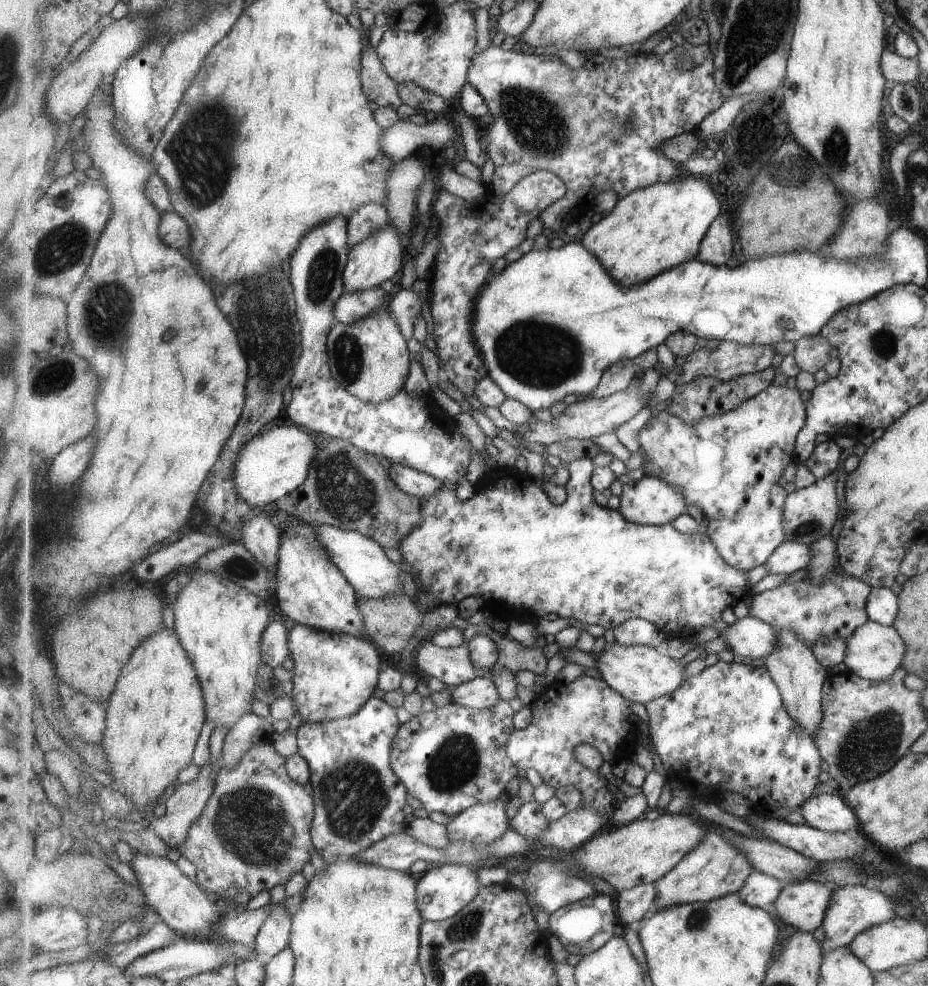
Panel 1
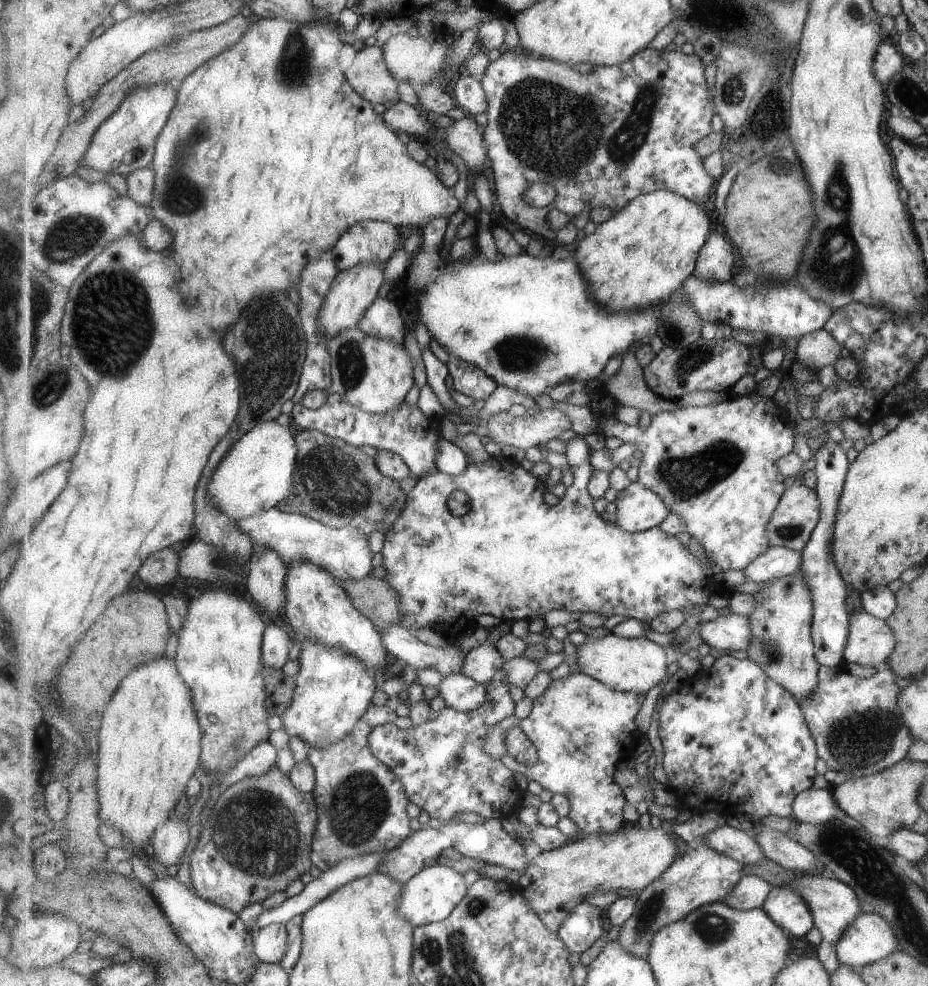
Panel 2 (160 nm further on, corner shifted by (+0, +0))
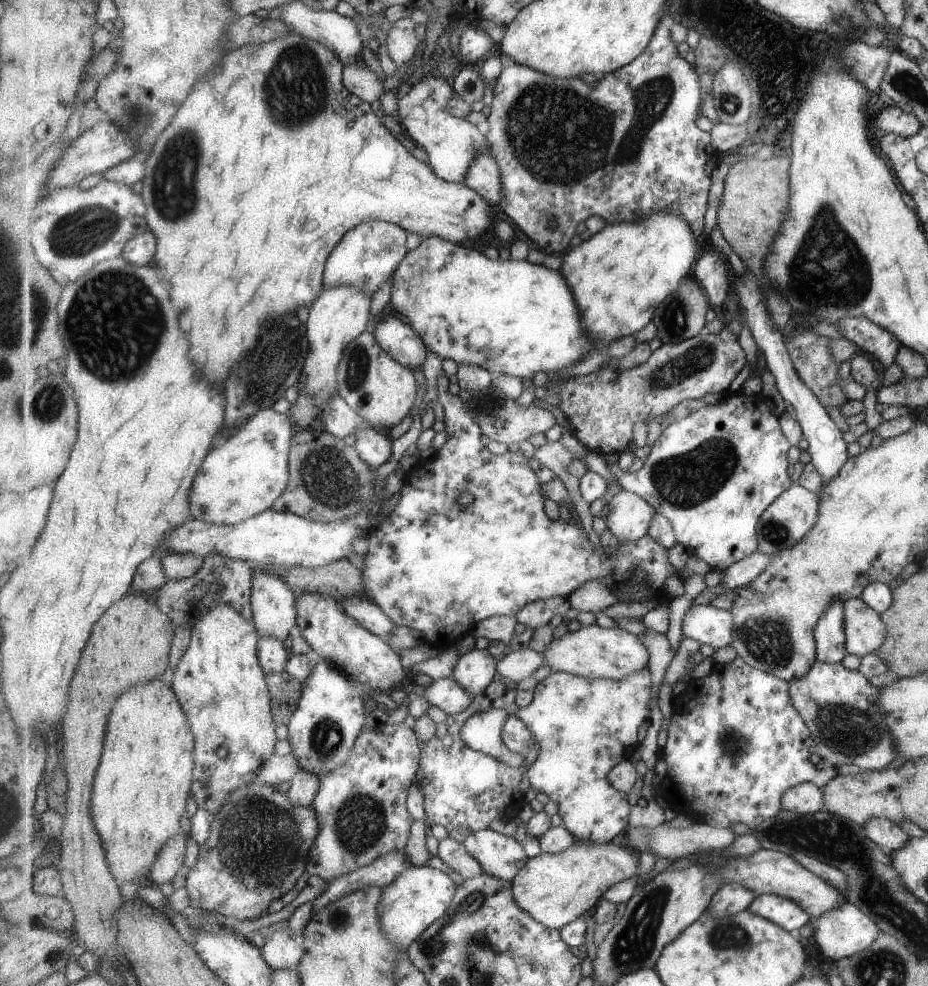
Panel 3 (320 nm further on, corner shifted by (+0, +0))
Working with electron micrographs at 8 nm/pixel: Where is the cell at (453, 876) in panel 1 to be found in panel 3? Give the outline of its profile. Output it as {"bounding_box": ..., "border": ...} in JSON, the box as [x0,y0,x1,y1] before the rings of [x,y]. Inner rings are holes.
{"bounding_box":[380,866,458,951],"border":[[[428,866],[411,868],[397,876],[393,884],[385,887],[380,904],[381,924],[389,940],[397,946],[397,951],[408,950],[421,934],[428,930],[433,922],[448,913],[452,906],[458,886],[449,874]]]}

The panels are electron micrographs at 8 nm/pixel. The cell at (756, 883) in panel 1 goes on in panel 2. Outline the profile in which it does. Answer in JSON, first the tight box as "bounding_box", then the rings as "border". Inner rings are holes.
{"bounding_box":[721,875,773,910],"border":[[[743,875],[735,888],[721,901],[730,907],[749,910],[762,906],[773,890],[773,885],[757,875]]]}

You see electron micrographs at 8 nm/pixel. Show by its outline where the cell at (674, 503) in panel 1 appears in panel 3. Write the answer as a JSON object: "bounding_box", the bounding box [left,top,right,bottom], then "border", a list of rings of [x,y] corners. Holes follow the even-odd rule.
{"bounding_box":[605,489,655,542],"border":[[[626,489],[607,504],[608,515],[605,518],[606,526],[613,537],[621,542],[632,542],[644,538],[655,518],[655,508],[643,496],[634,494]]]}

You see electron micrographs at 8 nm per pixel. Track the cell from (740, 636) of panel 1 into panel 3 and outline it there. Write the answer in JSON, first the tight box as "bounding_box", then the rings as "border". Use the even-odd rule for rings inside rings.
{"bounding_box":[682,605,736,651],"border":[[[692,605],[686,613],[682,632],[685,637],[711,646],[715,651],[732,646],[736,635],[735,616],[710,605]]]}

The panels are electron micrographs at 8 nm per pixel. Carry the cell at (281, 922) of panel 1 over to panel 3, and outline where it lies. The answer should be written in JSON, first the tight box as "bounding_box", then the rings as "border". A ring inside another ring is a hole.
{"bounding_box":[261,929,305,970],"border":[[[278,929],[264,938],[261,952],[265,962],[274,970],[297,968],[305,956],[302,942],[291,938],[287,929]]]}

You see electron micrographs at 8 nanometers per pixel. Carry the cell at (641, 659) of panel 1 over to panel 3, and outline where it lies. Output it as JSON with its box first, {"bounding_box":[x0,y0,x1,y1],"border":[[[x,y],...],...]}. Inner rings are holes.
{"bounding_box":[544,623,651,680],"border":[[[598,623],[582,626],[581,630],[568,631],[568,633],[553,640],[548,650],[544,652],[545,665],[548,665],[552,671],[561,671],[586,678],[627,680],[649,669],[651,652],[647,650],[640,636],[621,630],[621,628],[605,629]]]}

